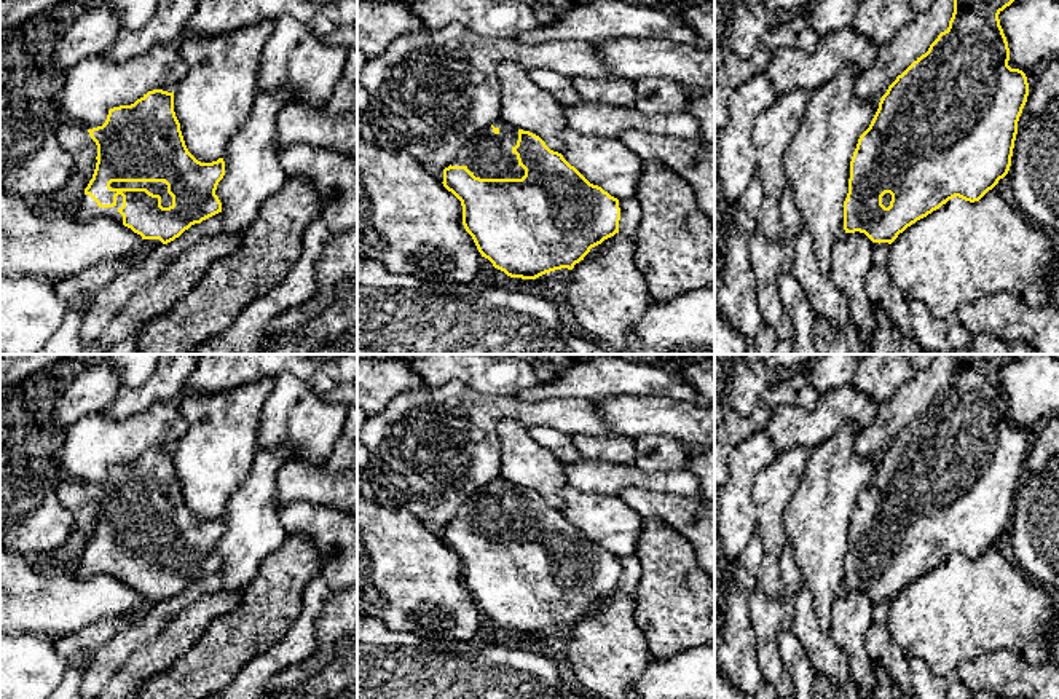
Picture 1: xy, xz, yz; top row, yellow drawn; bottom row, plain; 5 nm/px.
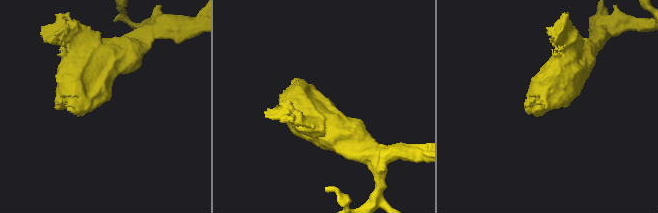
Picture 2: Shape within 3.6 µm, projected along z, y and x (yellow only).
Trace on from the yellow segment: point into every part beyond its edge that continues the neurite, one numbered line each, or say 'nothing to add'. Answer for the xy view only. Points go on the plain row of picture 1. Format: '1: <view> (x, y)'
1: xy (160, 546)

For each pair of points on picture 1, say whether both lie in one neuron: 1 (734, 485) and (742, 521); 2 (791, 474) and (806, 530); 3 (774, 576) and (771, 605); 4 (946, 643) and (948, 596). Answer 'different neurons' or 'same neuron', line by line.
1: same neuron
2: different neurons
3: different neurons
4: same neuron

